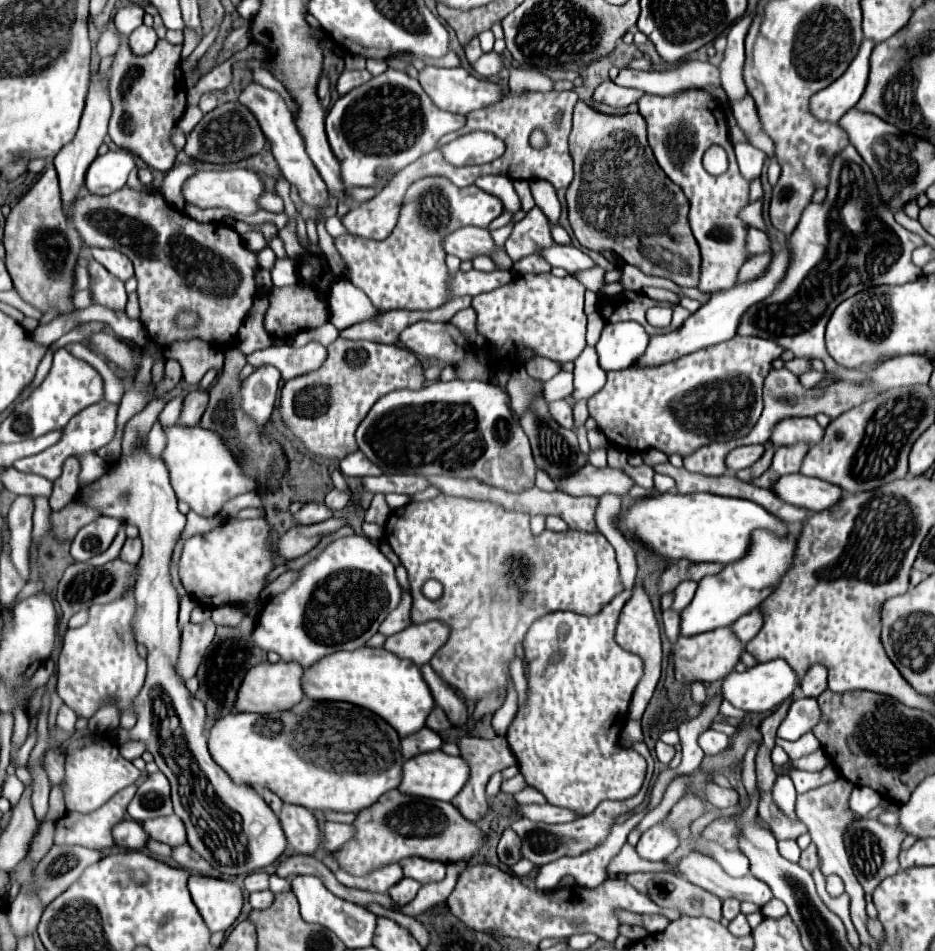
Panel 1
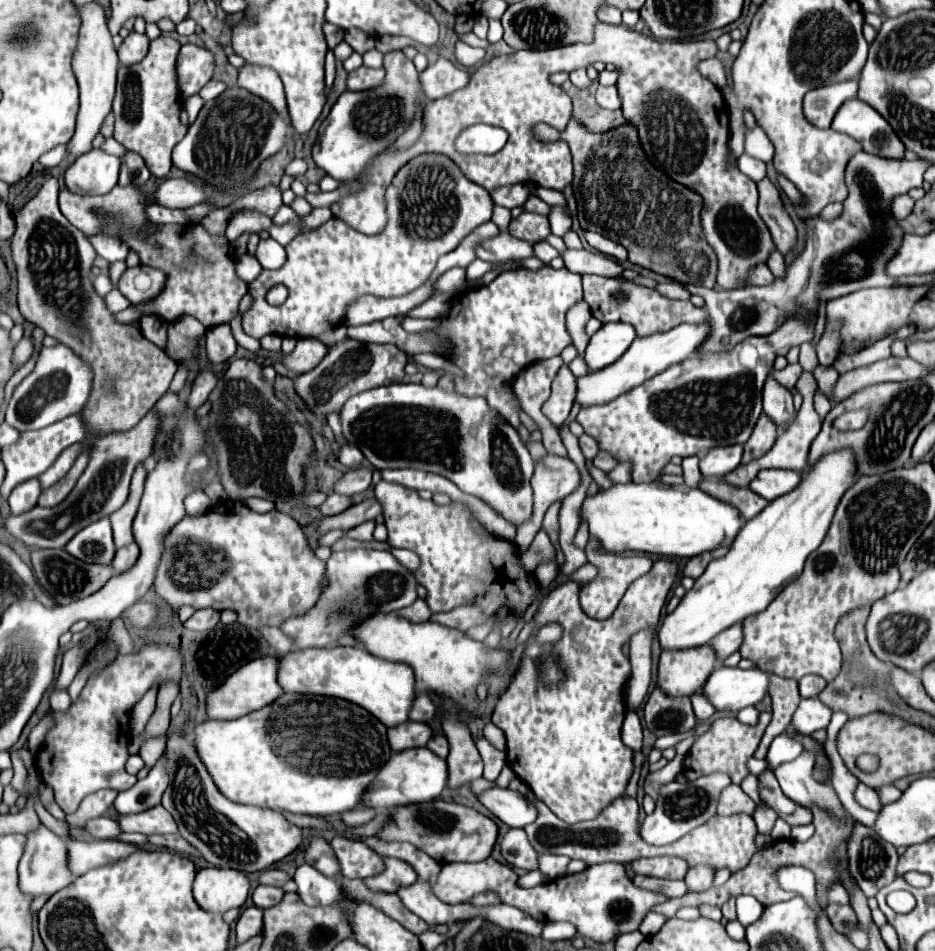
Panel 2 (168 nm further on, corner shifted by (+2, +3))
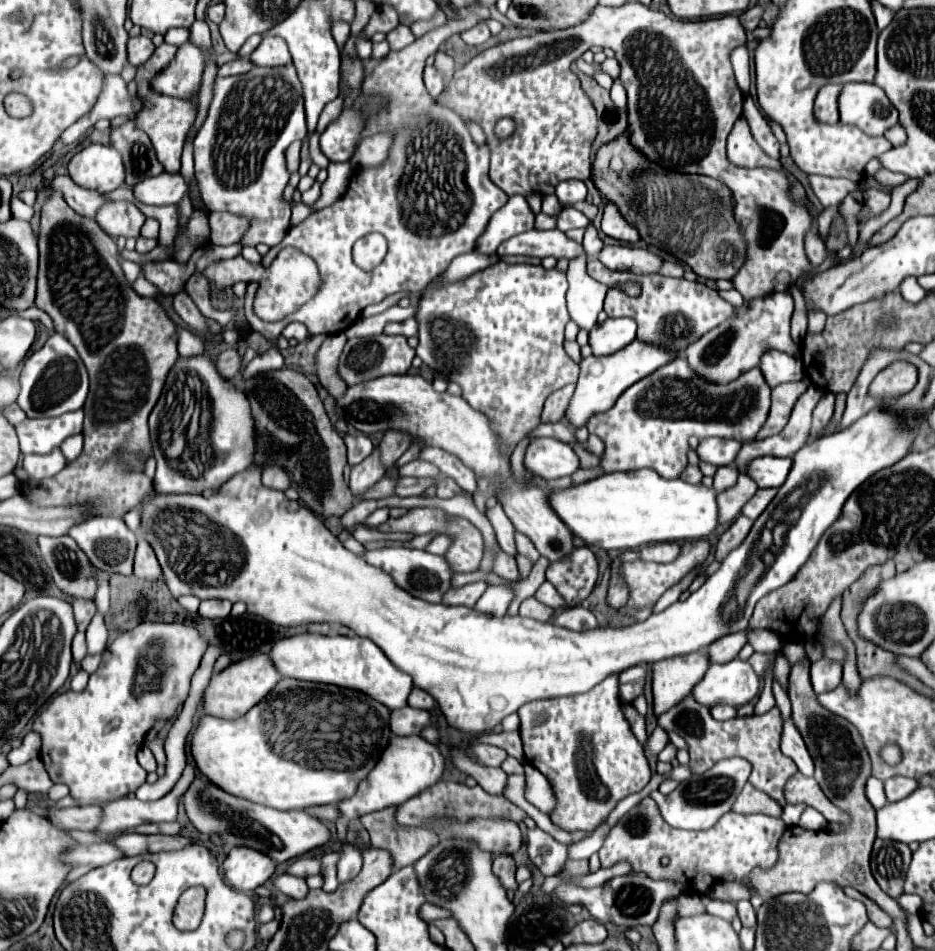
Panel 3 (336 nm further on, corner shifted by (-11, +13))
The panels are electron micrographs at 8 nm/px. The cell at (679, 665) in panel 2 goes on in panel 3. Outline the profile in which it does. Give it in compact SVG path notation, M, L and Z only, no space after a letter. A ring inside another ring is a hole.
M705 650L683 654L677 658L665 658L653 664L653 708L655 714L663 714L681 698L693 692L693 686L701 682L709 670L709 658Z

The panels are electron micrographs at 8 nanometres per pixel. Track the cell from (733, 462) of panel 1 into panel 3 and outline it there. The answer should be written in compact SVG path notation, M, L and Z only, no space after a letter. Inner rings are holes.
M705 438L701 440L697 454L701 460L713 464L713 466L729 466L735 462L735 456L739 454L743 442L737 440L725 440L725 438Z

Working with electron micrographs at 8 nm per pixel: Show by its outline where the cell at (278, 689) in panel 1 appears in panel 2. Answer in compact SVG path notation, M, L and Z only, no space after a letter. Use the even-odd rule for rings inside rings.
M272 656L252 660L252 662L244 664L242 668L238 668L232 676L228 676L228 680L224 680L224 684L220 684L212 692L208 692L206 716L212 720L234 720L244 714L250 714L254 710L260 710L266 704L272 704L272 700L276 700L276 696L280 696L284 692L280 688L280 684L276 682L276 668L278 668L278 662Z

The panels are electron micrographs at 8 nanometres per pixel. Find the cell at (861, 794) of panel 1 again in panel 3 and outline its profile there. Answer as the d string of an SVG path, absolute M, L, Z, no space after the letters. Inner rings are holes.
M893 776L893 778L885 780L883 784L885 784L885 796L889 802L903 800L907 794L911 794L917 788L917 782L913 778L905 778L905 776Z

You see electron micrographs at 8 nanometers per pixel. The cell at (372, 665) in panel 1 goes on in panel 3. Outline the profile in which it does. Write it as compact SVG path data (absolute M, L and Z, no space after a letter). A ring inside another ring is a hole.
M297 634L279 640L271 650L271 660L281 676L307 682L323 682L361 690L373 700L399 710L407 706L407 698L413 690L413 678L393 666L391 660L371 640L361 636L321 636L321 634Z

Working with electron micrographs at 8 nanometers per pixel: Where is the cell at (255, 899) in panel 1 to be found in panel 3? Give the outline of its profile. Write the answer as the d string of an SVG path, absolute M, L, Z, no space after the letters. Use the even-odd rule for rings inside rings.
M281 874L273 880L273 886L277 892L289 896L289 898L305 898L307 894L307 884L303 878L297 878L297 876L291 876L291 874Z

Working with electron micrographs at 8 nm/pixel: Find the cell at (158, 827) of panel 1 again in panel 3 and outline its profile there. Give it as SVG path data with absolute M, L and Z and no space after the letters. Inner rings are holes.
M181 780L167 796L155 802L141 802L135 798L119 798L103 804L105 816L97 830L101 832L127 832L145 822L173 822L177 820L179 798L187 790L187 782Z

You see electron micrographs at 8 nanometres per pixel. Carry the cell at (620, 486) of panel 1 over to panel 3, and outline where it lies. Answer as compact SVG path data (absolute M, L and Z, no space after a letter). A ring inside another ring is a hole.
M535 438L525 452L525 466L545 480L557 480L579 470L579 456L565 442Z

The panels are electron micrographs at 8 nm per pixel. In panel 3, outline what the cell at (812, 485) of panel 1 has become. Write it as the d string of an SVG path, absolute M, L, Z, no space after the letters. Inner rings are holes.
M761 456L749 464L747 472L757 482L759 488L779 488L787 480L791 466L793 466L791 458Z

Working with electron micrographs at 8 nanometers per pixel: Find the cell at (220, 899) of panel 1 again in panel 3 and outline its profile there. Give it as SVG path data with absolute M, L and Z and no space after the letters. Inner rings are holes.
M231 848L223 862L225 880L239 892L253 892L257 886L265 884L273 872L275 862L251 848Z

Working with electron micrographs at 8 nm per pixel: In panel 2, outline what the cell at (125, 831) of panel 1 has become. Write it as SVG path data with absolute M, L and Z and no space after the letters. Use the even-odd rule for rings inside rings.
M98 816L98 818L92 818L84 824L84 830L94 836L94 838L114 838L120 834L120 828L116 824L116 820L112 818L106 818L106 816Z

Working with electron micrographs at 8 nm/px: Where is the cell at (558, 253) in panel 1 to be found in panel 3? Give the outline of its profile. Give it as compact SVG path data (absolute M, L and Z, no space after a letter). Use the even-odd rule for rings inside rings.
M603 246L595 258L609 270L629 270L635 274L655 274L663 262L649 250L633 246Z

